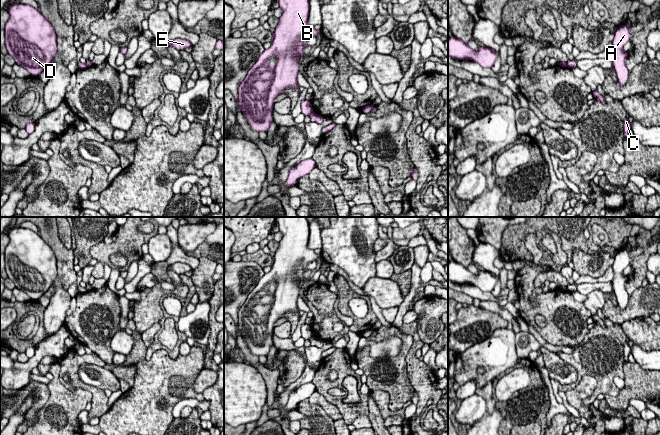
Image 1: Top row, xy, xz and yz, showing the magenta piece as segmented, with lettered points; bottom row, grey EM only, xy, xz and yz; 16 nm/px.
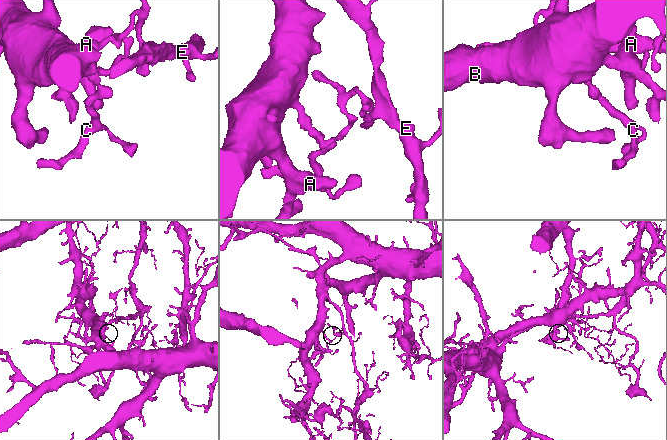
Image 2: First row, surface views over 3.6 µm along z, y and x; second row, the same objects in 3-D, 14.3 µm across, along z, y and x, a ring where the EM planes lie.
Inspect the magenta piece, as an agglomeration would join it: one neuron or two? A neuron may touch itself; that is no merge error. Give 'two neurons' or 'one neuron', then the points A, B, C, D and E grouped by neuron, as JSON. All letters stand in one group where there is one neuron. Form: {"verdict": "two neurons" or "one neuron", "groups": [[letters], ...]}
{"verdict": "two neurons", "groups": [["A", "B", "D"], ["C", "E"]]}

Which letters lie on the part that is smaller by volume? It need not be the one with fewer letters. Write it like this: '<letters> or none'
C, E

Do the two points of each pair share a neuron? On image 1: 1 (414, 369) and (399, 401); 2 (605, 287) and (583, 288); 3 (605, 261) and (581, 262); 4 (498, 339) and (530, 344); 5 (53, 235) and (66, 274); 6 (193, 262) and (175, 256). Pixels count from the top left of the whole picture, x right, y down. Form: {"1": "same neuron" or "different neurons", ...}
{"1": "different neurons", "2": "same neuron", "3": "same neuron", "4": "different neurons", "5": "same neuron", "6": "same neuron"}

